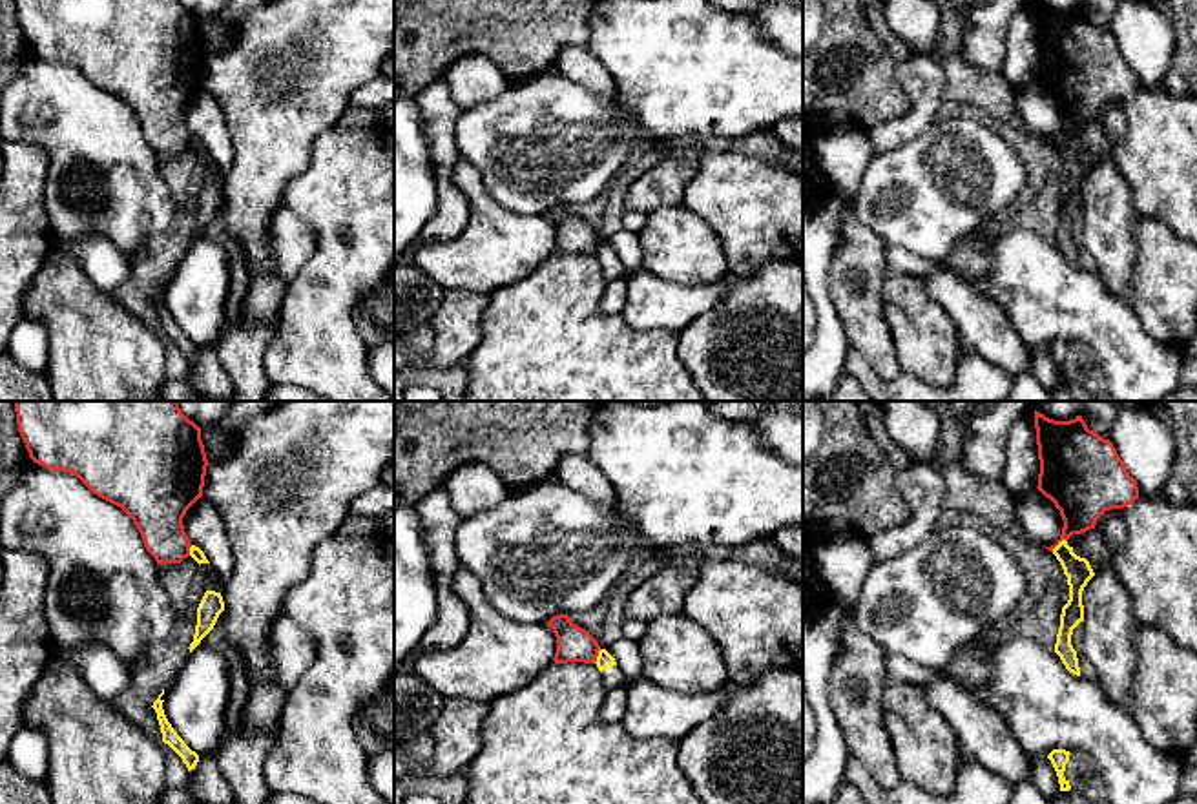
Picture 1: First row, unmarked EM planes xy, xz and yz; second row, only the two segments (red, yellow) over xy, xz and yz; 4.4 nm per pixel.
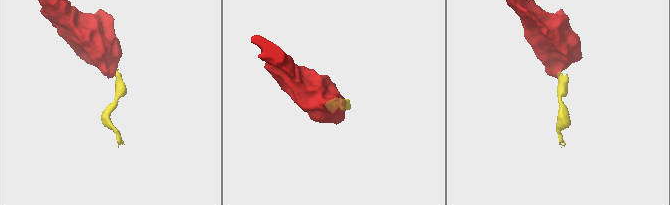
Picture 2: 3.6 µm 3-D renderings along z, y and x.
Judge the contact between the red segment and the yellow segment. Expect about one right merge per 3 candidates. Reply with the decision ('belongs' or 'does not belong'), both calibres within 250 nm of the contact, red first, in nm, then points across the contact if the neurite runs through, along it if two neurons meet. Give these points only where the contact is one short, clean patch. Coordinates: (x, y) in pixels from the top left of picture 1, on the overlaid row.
does not belong; calibres 280 and 120 nm; border yz (1066, 540), (1051, 551)

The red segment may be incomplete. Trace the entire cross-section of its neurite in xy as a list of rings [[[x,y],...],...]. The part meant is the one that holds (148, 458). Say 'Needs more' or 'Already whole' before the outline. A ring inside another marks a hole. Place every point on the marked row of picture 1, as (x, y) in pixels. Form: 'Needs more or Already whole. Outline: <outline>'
Already whole. Outline: [[[15,401],[15,412],[29,458],[46,469],[75,474],[93,494],[120,507],[159,565],[181,563],[190,556],[182,518],[203,498],[210,463],[201,427],[181,412],[177,401]]]

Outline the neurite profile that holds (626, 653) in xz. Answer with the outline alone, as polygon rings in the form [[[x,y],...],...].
[[[619,638],[604,647],[624,673],[624,685],[630,687],[639,680],[644,680],[644,664],[639,649],[639,642],[630,638]]]

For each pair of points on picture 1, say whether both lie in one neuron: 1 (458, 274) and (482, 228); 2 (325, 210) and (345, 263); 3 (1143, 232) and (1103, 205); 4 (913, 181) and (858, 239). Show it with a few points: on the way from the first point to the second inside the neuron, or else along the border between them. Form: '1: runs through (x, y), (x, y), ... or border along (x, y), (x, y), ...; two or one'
1: runs through (469, 263), (482, 250), (482, 239); one
2: runs through (333, 223), (334, 241), (343, 250); one
3: border along (1137, 217), (1134, 223), (1134, 268); two
4: border along (847, 201), (853, 216), (887, 243); two

